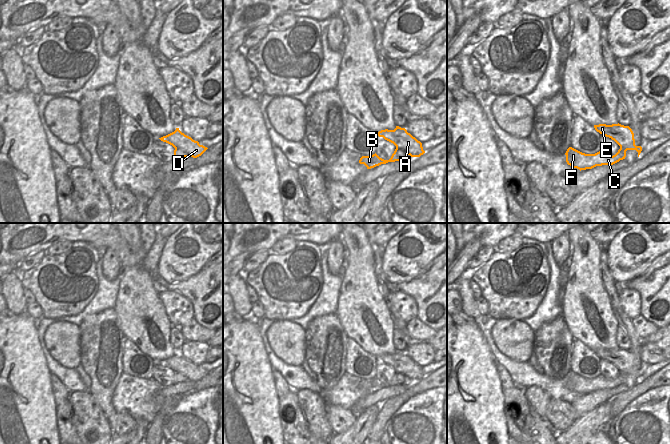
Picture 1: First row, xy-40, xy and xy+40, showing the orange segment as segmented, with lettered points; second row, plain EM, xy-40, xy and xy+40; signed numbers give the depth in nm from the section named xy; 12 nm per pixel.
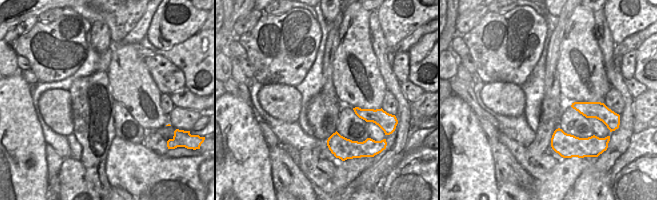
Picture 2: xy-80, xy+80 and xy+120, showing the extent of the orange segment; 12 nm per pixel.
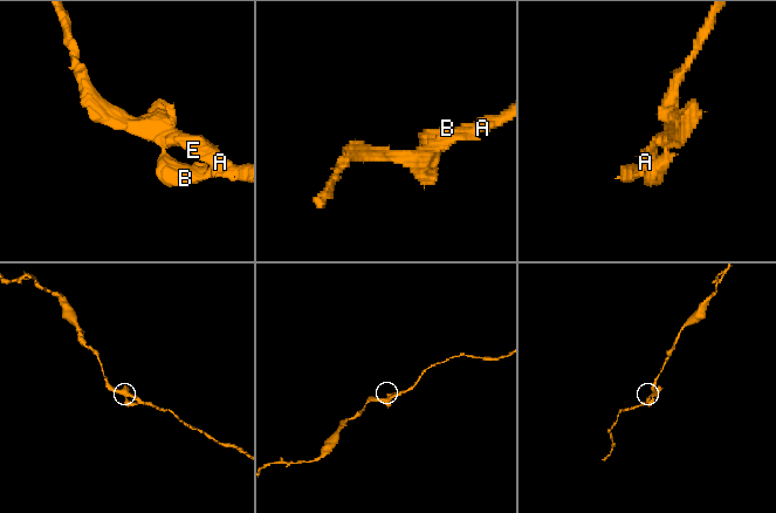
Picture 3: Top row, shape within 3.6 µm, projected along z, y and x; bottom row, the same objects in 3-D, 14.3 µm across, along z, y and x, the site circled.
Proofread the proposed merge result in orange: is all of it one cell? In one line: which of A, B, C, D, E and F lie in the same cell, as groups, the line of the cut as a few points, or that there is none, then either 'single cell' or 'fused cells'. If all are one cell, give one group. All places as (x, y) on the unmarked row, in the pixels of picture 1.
groups A B C D E F; cut none; single cell

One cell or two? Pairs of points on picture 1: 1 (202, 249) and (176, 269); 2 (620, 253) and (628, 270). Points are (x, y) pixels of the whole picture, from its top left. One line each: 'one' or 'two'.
1: one
2: one

